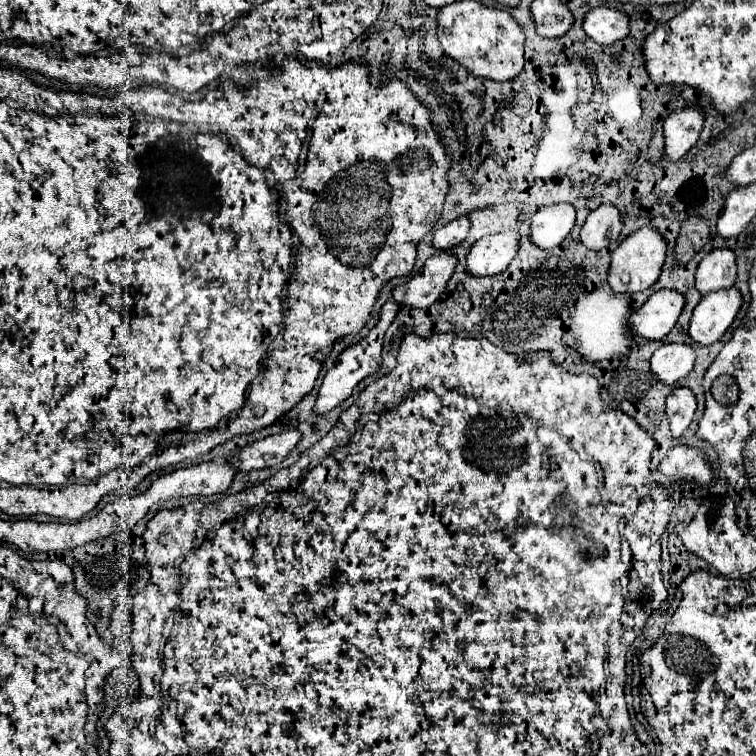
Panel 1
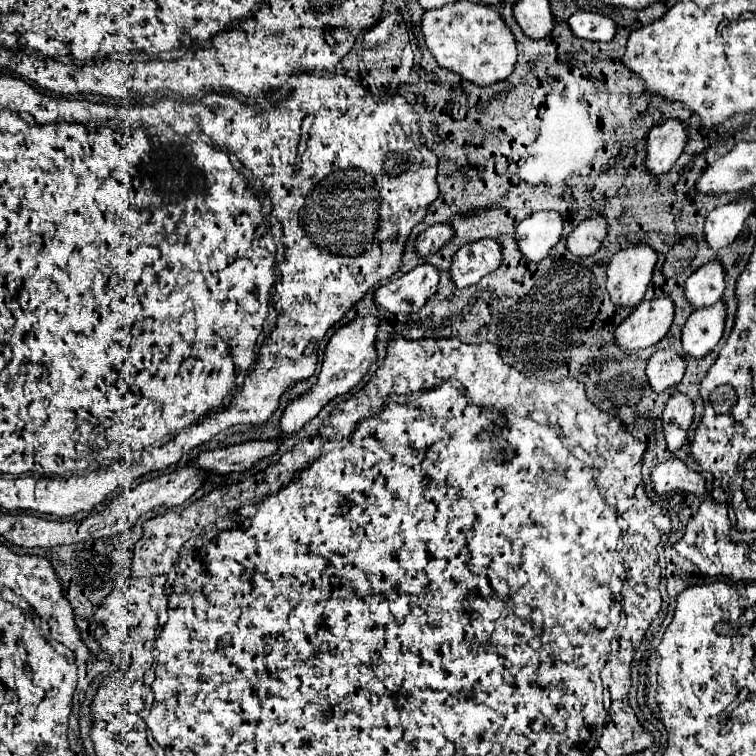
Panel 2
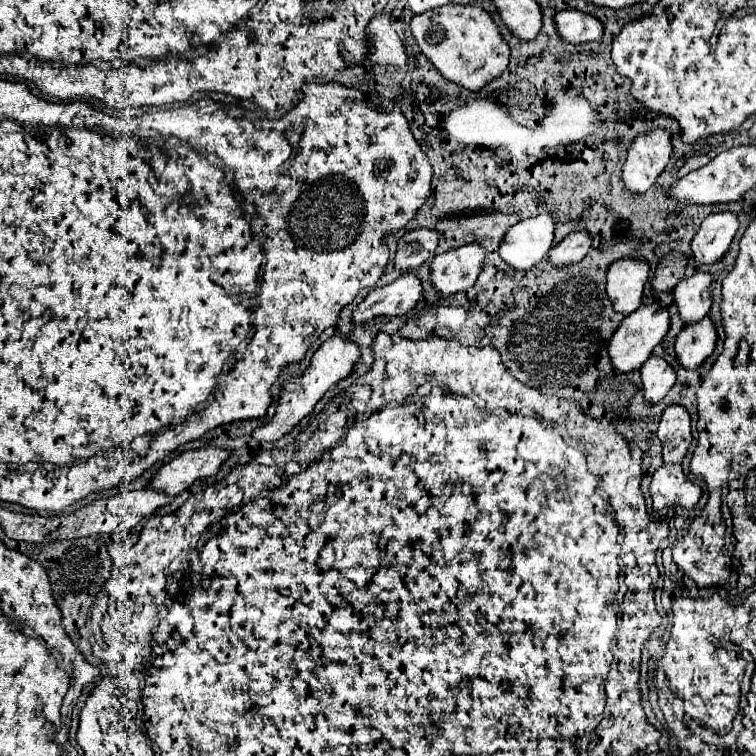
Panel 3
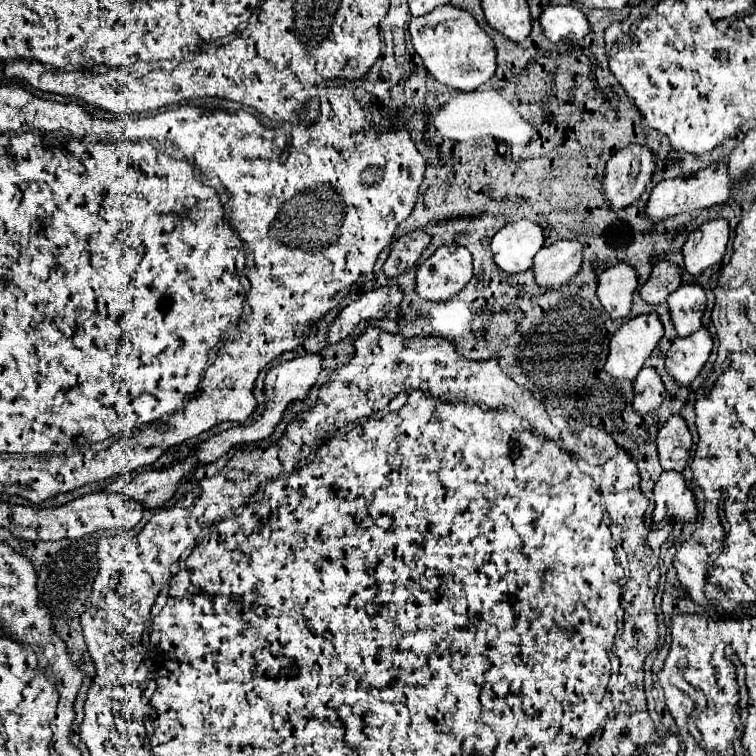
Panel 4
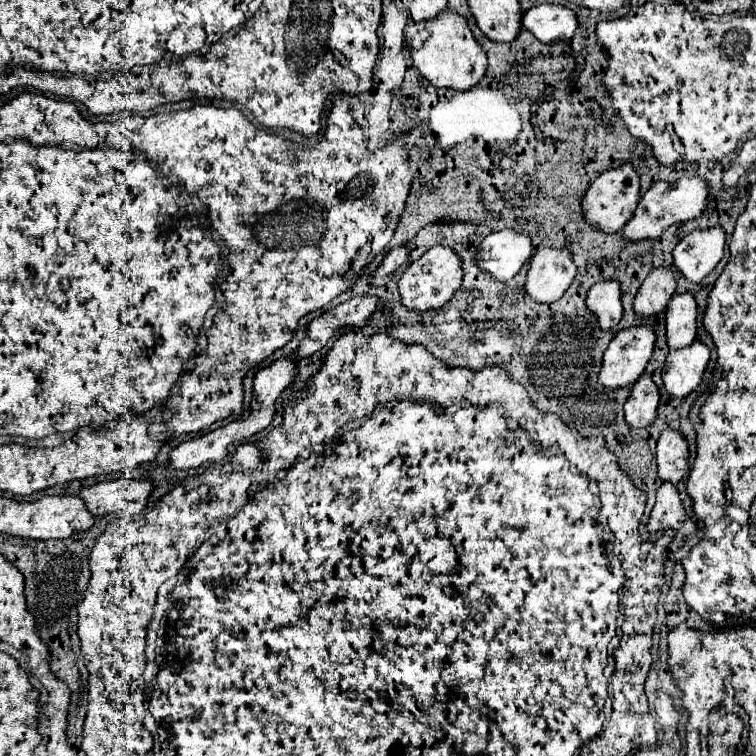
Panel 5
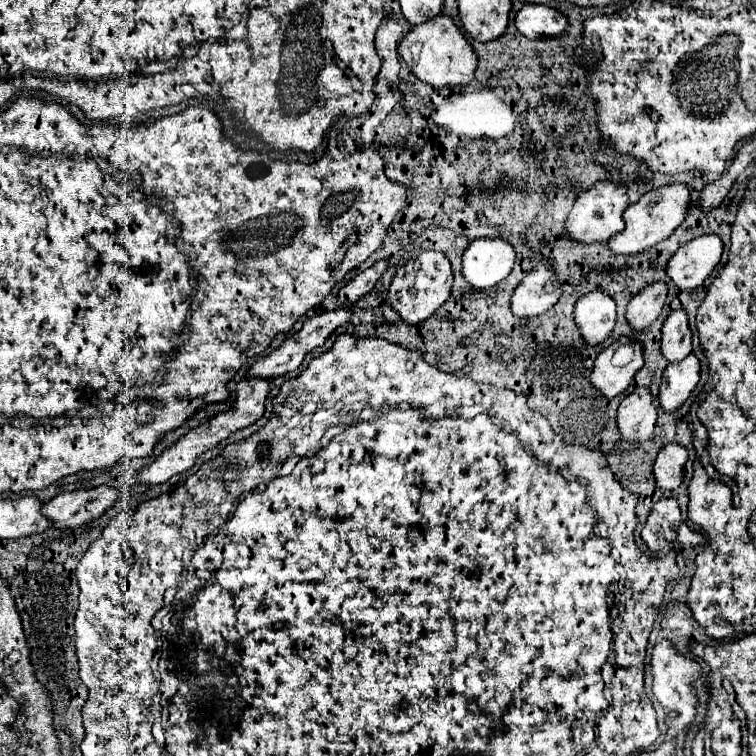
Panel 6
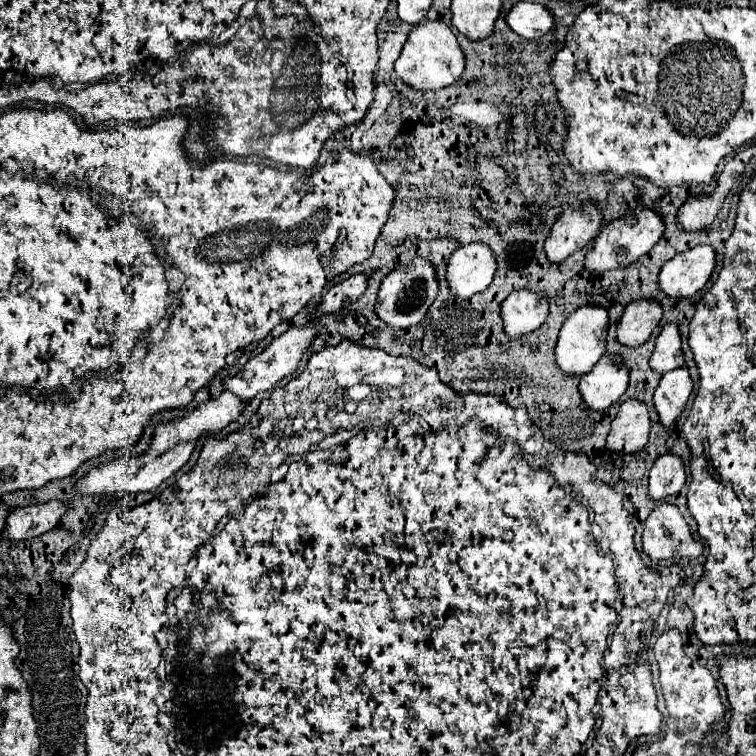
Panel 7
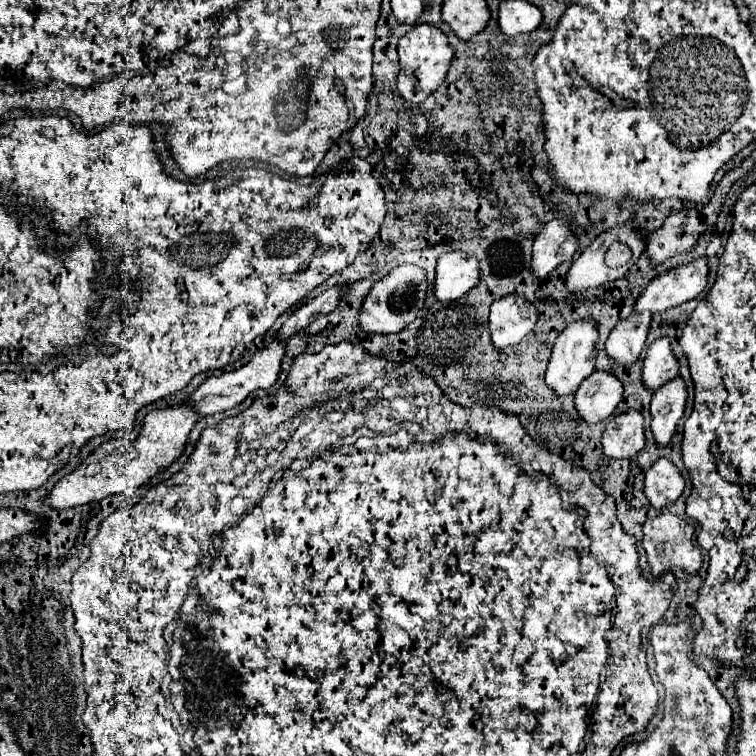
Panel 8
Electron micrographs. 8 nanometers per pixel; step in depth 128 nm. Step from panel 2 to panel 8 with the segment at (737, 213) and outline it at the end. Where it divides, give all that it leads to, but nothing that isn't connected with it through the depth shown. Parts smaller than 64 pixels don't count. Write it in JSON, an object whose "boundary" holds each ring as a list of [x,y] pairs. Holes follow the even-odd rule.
{"boundary":[[[698,258],[692,264],[676,266],[664,274],[658,274],[648,288],[638,296],[634,312],[664,312],[694,300],[708,282],[706,258]]]}

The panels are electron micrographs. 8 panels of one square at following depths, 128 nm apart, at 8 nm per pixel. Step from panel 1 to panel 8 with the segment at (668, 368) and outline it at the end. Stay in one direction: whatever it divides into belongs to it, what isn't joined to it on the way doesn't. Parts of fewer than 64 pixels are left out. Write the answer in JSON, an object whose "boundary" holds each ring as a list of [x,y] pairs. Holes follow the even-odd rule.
{"boundary":[[[638,410],[614,416],[602,436],[602,452],[608,458],[632,458],[644,448],[644,418]]]}

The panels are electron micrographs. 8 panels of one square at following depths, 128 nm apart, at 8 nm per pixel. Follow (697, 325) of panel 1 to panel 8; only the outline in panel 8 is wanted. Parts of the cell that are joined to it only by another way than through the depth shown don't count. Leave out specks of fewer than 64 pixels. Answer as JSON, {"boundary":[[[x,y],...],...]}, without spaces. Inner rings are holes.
{"boundary":[[[676,376],[672,382],[664,384],[660,390],[654,392],[650,402],[652,412],[652,434],[656,444],[666,446],[674,432],[676,422],[682,418],[686,406],[686,388],[680,376]]]}

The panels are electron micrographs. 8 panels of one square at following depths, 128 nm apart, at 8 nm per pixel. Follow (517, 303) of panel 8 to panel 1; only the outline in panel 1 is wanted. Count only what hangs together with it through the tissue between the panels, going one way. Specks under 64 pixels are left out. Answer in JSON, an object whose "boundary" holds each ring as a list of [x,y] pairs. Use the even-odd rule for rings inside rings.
{"boundary":[[[602,204],[588,214],[580,232],[580,242],[590,250],[602,250],[618,240],[620,230],[620,212],[614,206]]]}

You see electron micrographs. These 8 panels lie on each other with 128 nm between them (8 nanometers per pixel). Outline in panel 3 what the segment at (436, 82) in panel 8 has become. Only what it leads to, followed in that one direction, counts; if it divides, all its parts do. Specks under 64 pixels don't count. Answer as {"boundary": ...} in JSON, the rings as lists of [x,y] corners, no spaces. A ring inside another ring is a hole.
{"boundary":[[[440,6],[436,10],[414,16],[410,22],[410,30],[420,46],[420,52],[436,66],[436,70],[446,80],[466,90],[482,90],[508,66],[510,50],[506,40],[500,36],[490,14],[478,6]]]}

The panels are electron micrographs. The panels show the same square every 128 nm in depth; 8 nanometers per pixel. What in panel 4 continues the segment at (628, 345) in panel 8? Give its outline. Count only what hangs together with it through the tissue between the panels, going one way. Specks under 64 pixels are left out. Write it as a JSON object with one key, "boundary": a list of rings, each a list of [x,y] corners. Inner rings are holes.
{"boundary":[[[658,262],[652,268],[650,278],[646,280],[646,284],[640,288],[640,298],[646,304],[662,304],[668,300],[668,296],[678,290],[678,286],[682,284],[682,274],[680,268],[672,262]]]}

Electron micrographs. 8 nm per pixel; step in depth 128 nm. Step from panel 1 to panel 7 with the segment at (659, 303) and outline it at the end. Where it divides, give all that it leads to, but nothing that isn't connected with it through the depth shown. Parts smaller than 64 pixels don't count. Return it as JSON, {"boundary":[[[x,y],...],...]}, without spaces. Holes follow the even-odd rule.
{"boundary":[[[604,354],[600,362],[580,378],[580,396],[590,410],[608,410],[628,388],[628,368],[612,354]]]}

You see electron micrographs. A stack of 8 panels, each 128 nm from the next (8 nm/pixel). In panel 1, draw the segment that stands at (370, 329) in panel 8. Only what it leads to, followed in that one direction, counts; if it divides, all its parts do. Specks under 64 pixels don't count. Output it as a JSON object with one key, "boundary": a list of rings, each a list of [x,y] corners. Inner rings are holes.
{"boundary":[[[502,232],[476,240],[466,256],[470,276],[496,276],[508,268],[518,252],[518,232]]]}

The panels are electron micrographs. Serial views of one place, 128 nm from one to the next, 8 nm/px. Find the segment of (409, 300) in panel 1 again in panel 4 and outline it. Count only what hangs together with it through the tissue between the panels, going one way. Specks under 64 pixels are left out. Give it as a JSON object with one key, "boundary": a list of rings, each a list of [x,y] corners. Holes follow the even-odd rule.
{"boundary":[[[384,286],[362,294],[338,312],[334,322],[328,326],[326,344],[336,344],[346,338],[360,322],[384,318],[392,308],[402,302],[402,290],[398,286]]]}

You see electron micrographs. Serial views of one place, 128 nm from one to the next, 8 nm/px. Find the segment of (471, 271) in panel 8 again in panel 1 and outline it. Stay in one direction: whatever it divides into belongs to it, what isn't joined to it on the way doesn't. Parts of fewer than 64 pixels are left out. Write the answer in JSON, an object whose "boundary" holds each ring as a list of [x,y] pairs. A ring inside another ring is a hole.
{"boundary":[[[554,204],[540,208],[530,222],[530,242],[540,250],[554,250],[570,234],[576,220],[574,206]]]}

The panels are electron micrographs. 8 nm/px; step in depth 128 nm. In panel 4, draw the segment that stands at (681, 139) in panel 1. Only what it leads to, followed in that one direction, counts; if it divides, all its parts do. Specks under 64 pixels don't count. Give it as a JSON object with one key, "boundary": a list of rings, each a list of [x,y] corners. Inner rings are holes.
{"boundary":[[[632,144],[616,152],[606,164],[606,174],[602,180],[604,198],[610,210],[624,210],[632,206],[654,174],[654,156],[646,146]]]}

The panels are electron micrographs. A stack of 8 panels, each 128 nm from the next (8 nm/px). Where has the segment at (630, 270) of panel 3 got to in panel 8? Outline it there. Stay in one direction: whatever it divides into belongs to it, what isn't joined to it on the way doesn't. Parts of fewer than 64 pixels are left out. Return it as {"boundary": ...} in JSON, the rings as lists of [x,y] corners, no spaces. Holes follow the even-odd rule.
{"boundary":[[[580,320],[572,322],[566,326],[566,330],[556,338],[556,344],[552,348],[552,356],[546,368],[546,386],[558,394],[558,396],[568,396],[578,390],[582,380],[586,380],[594,372],[594,362],[596,362],[596,324],[592,320]]]}

